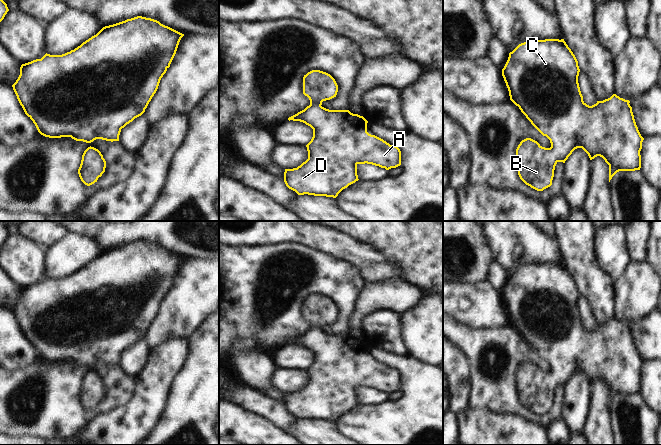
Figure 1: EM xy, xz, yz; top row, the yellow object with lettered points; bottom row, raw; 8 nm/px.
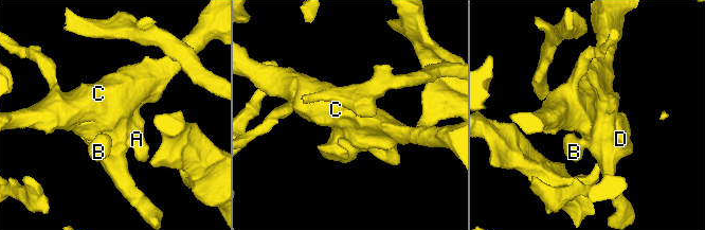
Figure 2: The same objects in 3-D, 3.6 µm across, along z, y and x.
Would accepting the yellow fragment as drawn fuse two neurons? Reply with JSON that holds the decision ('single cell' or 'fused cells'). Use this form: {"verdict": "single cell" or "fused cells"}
{"verdict": "single cell"}

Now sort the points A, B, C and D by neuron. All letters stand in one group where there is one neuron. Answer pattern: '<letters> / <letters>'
A B C D

